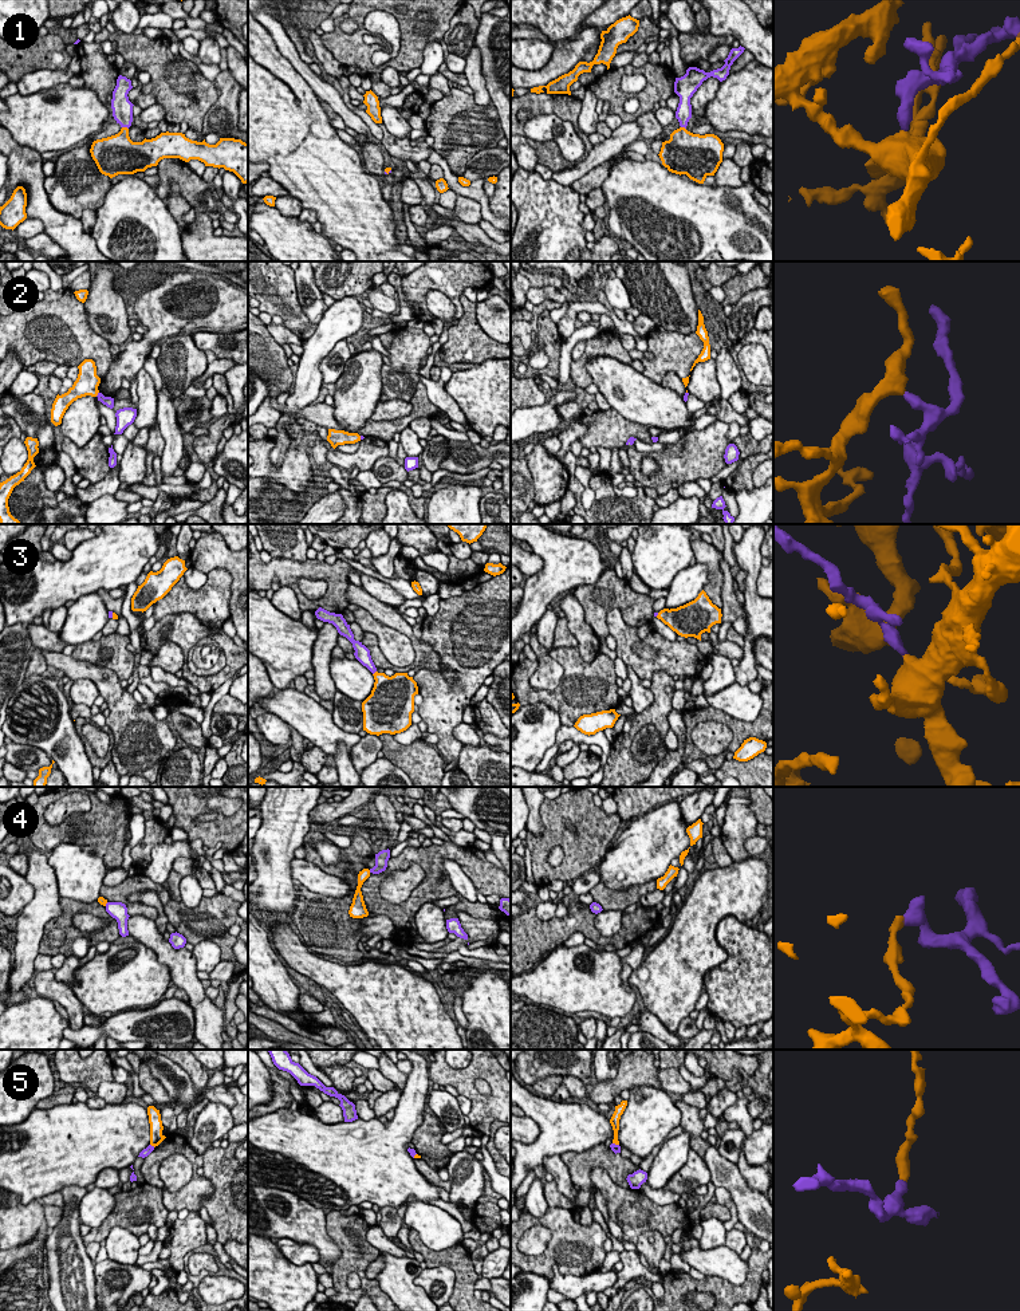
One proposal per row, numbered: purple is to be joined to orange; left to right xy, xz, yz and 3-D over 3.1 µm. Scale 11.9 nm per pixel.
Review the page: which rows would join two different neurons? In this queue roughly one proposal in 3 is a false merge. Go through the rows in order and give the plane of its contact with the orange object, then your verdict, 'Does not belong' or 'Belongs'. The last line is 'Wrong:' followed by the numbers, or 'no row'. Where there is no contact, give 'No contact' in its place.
1: Touches orange in xy. Belongs
2: Touches orange in xy. Does not belong
3: Touches orange in xz. Belongs
4: Touches orange in xy. Does not belong
5: Touches orange in xy. Does not belong
Wrong: 2, 4, 5

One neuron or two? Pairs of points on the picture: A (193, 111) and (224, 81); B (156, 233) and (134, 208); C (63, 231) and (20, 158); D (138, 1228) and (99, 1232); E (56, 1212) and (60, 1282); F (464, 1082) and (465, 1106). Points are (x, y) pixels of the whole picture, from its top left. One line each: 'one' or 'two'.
A: two
B: one
C: one
D: one
E: two
F: two

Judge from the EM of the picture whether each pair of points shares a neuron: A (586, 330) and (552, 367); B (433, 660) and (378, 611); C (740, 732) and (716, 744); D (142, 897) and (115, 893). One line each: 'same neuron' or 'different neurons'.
A: different neurons
B: same neuron
C: different neurons
D: different neurons

